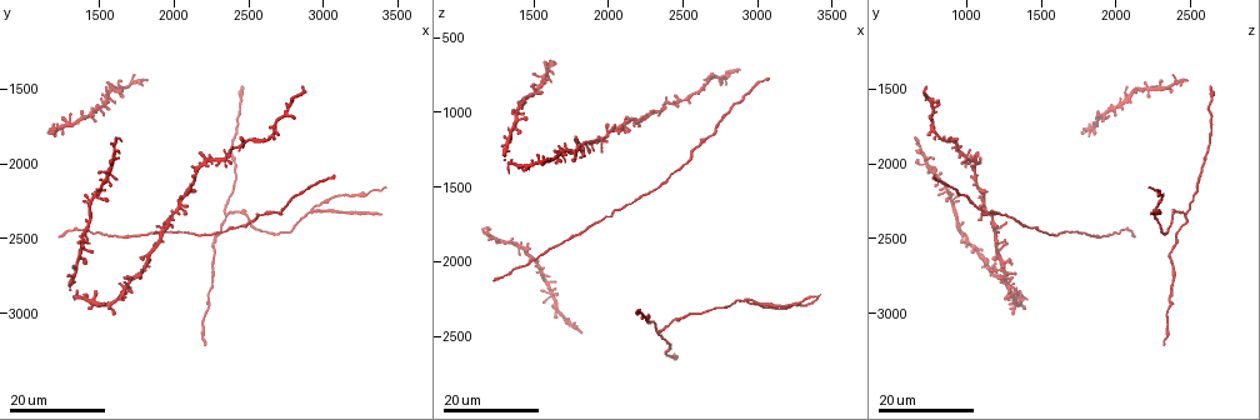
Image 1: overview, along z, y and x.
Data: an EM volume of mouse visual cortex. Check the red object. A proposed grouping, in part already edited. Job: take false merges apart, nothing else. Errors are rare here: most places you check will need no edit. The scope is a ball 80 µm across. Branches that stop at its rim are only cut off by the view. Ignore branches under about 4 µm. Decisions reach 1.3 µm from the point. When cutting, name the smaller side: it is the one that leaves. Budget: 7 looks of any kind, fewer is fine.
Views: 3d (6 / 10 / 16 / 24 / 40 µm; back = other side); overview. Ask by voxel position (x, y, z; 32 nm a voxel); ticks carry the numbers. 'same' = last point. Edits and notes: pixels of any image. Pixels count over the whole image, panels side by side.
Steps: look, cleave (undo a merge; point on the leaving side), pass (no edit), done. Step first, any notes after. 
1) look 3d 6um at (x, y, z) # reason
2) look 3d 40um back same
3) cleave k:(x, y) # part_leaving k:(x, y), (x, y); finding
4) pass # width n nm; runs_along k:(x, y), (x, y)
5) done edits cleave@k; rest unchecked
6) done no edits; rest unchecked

look 3d 24um at (2340, 2460, 1500) # calibre changes

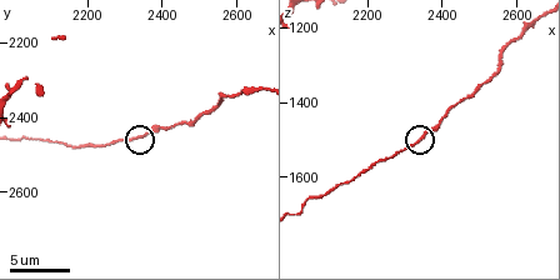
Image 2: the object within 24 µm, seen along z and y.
look 3d 10um at (2340, 2450, 1500)

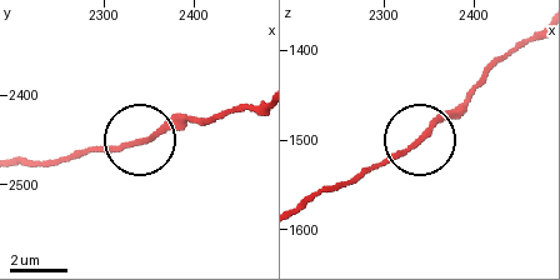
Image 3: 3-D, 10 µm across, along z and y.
pass # runs_along 3:(303, 206), (404, 153), (465, 98); continuous, no second neuron

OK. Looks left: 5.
look 3d 16um at (2920, 2300, 2260) # four or more arms meet

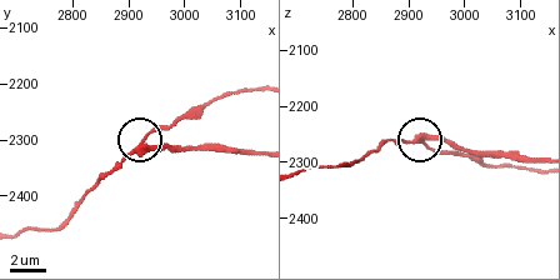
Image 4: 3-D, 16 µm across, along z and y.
look 3d 6um at (2930, 2300, 2260)

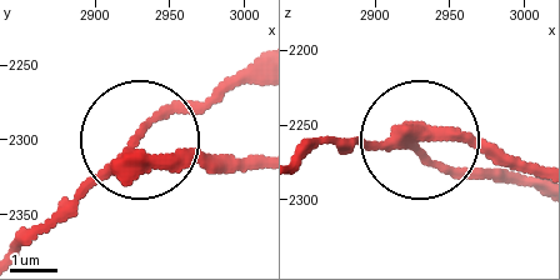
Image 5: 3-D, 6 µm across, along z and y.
cleave 5:(196, 160) # width 270 nm; part_leaving 5:(131, 164), (259, 164); two neurons meet here

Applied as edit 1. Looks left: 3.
look 3d 16um at (2340, 2340, 2440) # branch point

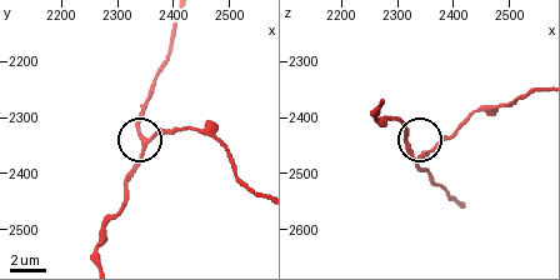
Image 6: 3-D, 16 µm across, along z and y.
look 3d 10um at (2345, 2345, 2460) # zoom in

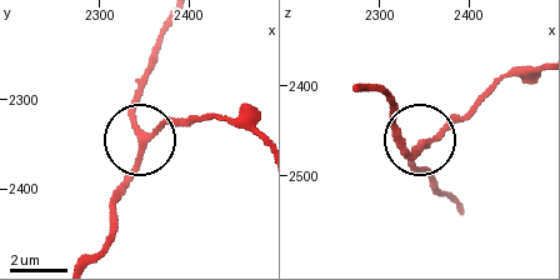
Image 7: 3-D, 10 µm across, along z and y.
pass # arms 3; all the same neuron

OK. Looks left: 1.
done edits cleave@5; rest unchecked

